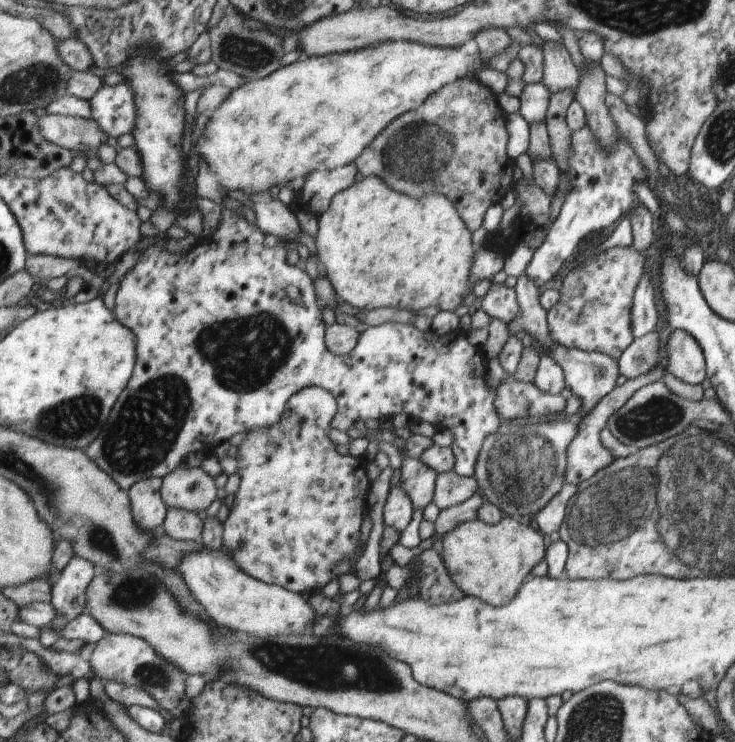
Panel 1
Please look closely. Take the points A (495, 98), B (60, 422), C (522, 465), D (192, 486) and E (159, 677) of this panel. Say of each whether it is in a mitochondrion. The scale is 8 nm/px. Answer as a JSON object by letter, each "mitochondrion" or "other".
{"A":"other","B":"mitochondrion","C":"mitochondrion","D":"mitochondrion","E":"mitochondrion"}

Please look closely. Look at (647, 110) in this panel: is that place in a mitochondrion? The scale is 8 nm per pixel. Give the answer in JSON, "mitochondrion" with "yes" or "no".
{"mitochondrion":"no"}

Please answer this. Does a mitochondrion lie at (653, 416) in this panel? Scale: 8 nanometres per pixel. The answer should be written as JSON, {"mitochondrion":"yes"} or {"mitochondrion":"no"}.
{"mitochondrion":"yes"}

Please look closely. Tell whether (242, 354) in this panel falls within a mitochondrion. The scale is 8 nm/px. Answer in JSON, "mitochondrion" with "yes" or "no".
{"mitochondrion":"yes"}

